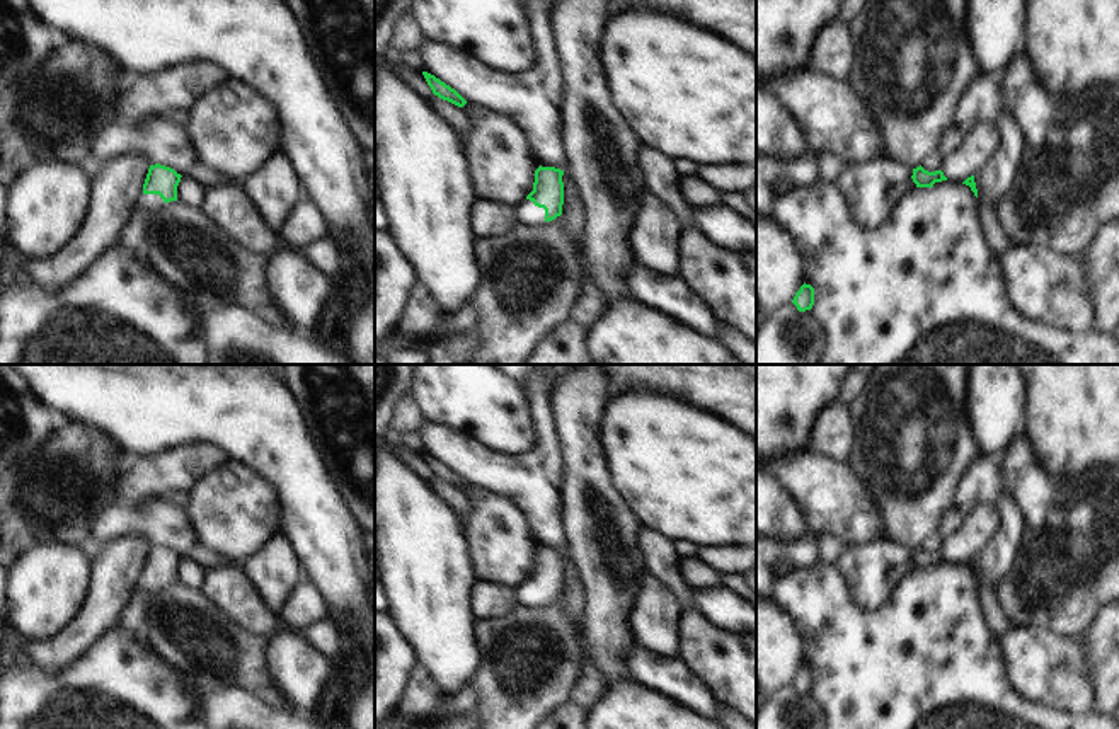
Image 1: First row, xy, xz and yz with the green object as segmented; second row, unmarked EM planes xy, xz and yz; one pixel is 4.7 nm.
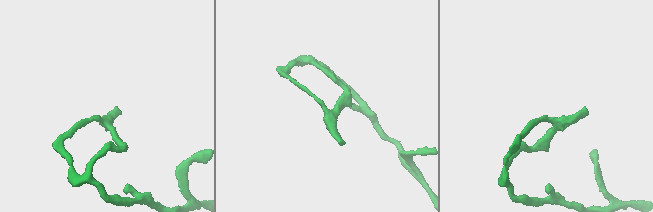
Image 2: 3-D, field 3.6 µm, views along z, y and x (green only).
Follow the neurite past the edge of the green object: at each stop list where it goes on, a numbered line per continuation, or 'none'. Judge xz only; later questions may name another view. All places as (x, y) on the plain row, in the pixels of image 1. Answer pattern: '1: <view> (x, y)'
1: xz (528, 596)

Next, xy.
1: xy (131, 617)

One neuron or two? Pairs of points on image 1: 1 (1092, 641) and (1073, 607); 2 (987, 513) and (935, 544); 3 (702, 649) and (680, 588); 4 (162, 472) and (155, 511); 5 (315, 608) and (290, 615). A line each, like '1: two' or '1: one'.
1: two
2: two
3: two
4: two
5: one

